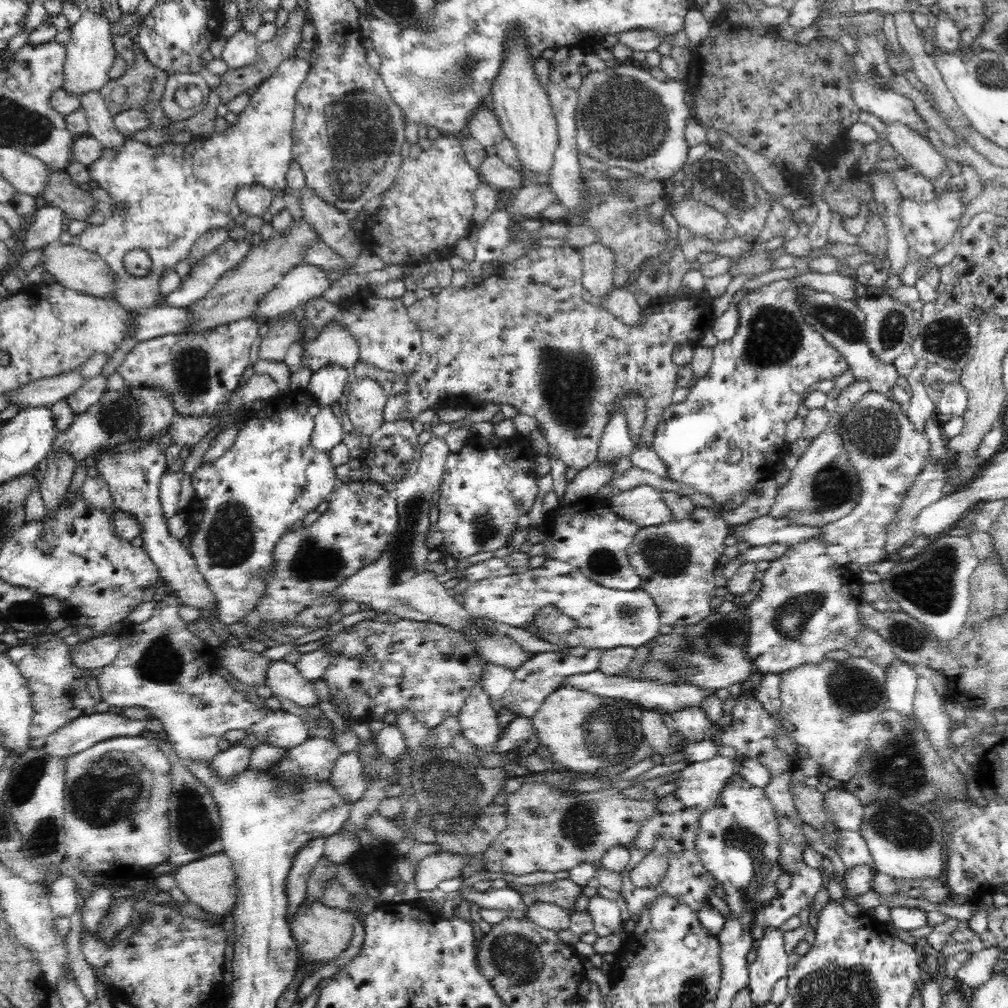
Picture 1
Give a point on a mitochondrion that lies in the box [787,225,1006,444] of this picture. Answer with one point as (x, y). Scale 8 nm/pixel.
(948, 338)

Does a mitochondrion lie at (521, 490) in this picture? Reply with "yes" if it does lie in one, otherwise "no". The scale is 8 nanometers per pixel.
no

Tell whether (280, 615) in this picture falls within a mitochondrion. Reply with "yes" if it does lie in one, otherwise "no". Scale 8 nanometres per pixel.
no

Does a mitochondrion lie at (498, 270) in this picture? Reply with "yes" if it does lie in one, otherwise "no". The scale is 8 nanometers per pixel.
no

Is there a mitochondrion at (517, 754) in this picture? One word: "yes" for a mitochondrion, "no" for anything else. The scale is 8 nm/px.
no

